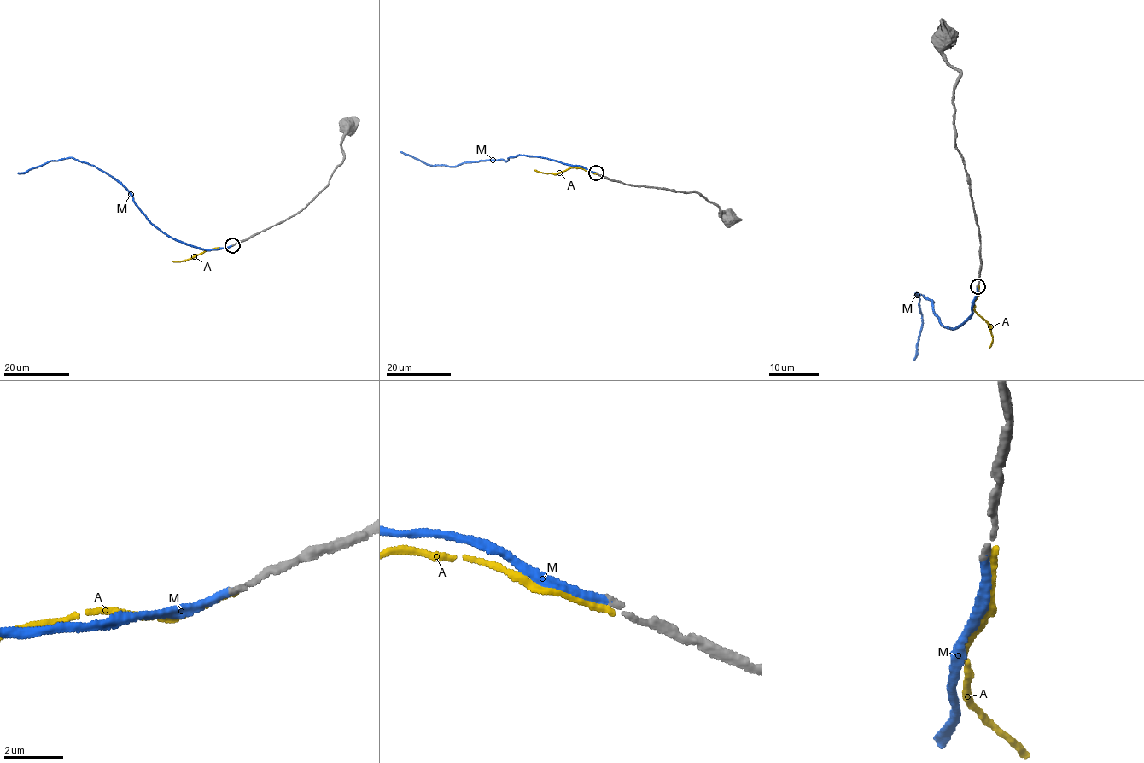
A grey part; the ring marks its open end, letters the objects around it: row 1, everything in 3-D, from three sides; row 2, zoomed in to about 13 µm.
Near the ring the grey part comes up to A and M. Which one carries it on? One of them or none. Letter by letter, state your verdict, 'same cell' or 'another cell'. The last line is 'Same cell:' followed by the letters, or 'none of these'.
A: another cell
M: same cell
Same cell: M

